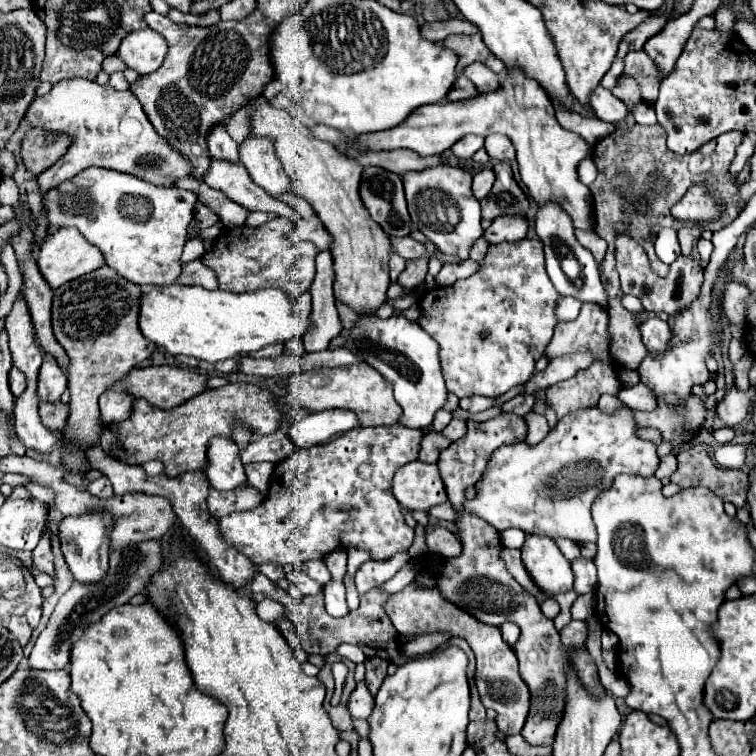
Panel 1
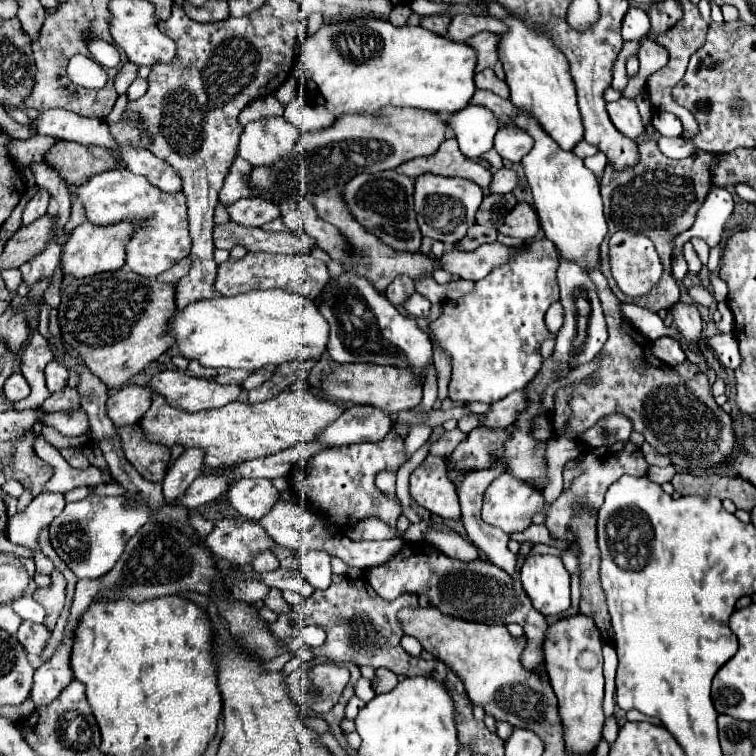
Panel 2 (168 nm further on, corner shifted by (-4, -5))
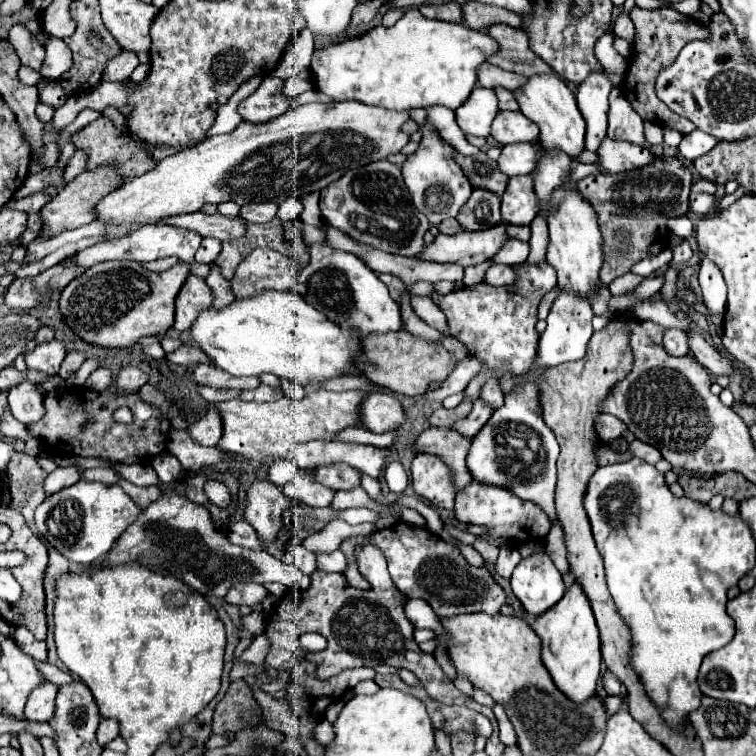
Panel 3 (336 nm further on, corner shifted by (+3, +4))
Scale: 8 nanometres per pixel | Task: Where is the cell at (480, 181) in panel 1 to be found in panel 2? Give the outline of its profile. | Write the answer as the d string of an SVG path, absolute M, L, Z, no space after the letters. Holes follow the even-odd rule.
M502 168L498 172L492 174L492 182L488 186L488 194L506 194L506 192L512 192L514 186L518 182L518 176L514 170L510 168Z

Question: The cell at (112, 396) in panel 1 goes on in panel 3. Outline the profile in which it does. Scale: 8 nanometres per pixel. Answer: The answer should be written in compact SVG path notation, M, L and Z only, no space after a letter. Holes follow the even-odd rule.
M123 367L117 375L117 389L133 393L139 391L147 383L147 373L141 371L139 367Z

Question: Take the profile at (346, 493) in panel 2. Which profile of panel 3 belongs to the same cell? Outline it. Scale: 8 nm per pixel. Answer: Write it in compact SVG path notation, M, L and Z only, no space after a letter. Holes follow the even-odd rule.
M333 463L333 465L317 469L317 481L333 491L351 489L359 485L359 471L345 463Z

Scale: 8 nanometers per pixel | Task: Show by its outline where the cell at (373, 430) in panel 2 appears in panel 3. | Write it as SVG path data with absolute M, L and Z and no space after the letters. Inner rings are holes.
M371 393L361 405L361 425L373 433L399 429L405 421L405 409L391 393Z

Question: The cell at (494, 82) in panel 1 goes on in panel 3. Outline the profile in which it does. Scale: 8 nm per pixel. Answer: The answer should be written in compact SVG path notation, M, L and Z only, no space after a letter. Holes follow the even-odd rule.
M483 63L479 67L479 85L481 87L505 87L509 91L517 91L519 87L523 87L527 83L527 77L511 73L511 71L503 71L491 63Z

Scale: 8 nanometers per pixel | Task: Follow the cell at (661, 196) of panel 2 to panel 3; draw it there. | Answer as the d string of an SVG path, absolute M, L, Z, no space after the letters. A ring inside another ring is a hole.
M661 157L661 159L655 159L653 165L635 169L629 173L589 175L577 181L577 189L597 213L597 223L599 223L603 243L605 243L603 245L605 263L601 269L601 281L609 285L615 277L625 275L631 269L631 265L635 265L641 259L657 255L665 247L663 239L669 233L665 231L667 229L665 221L669 217L685 215L689 209L691 171L677 157ZM615 229L627 229L625 231L629 235L627 249L631 249L629 255L623 253L623 257L619 257L619 253L615 253L615 249L619 249L619 243L615 241ZM649 247L651 247L651 253L649 253Z

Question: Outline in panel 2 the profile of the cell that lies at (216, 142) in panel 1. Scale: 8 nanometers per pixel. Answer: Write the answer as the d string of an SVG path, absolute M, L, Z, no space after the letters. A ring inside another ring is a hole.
M236 156L232 166L230 166L230 170L228 170L228 174L226 174L226 182L224 182L222 190L220 190L220 202L230 204L234 200L254 196L252 186L248 182L250 172L252 172L250 162L246 162L240 156Z

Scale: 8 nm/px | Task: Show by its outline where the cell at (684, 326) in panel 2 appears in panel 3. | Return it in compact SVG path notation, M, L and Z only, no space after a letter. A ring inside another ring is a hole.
M689 333L689 347L691 347L691 353L695 355L695 359L703 367L707 367L715 377L719 377L719 375L731 377L735 373L731 361L727 357L723 357L713 345L709 345L699 333Z

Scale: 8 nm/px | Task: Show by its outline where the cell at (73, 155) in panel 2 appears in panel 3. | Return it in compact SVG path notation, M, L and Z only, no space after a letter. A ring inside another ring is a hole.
M103 115L97 121L83 127L79 133L75 133L73 143L75 143L75 147L83 149L89 155L87 169L97 169L99 165L107 165L109 161L115 161L119 173L125 179L143 175L143 173L147 173L149 169L153 169L157 165L153 155L147 153L149 145L145 141L135 141L135 137L131 137L131 131L127 127L117 127L109 117L103 117Z

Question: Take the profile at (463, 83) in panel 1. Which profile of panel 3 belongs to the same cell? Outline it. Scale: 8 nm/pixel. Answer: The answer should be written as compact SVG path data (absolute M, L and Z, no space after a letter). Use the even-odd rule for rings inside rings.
M503 87L495 89L497 99L499 99L499 109L509 109L509 111L519 111L519 103L515 99L515 95Z

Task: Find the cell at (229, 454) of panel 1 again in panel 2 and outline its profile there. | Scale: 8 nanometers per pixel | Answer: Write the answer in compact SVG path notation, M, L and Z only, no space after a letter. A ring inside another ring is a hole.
M240 478L230 484L228 504L248 520L260 520L278 500L278 490L264 478Z

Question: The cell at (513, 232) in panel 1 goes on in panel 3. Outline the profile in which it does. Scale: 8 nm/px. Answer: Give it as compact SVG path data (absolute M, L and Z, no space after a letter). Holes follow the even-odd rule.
M511 177L505 195L501 197L501 217L513 225L531 225L539 213L539 201L535 201L533 177Z

